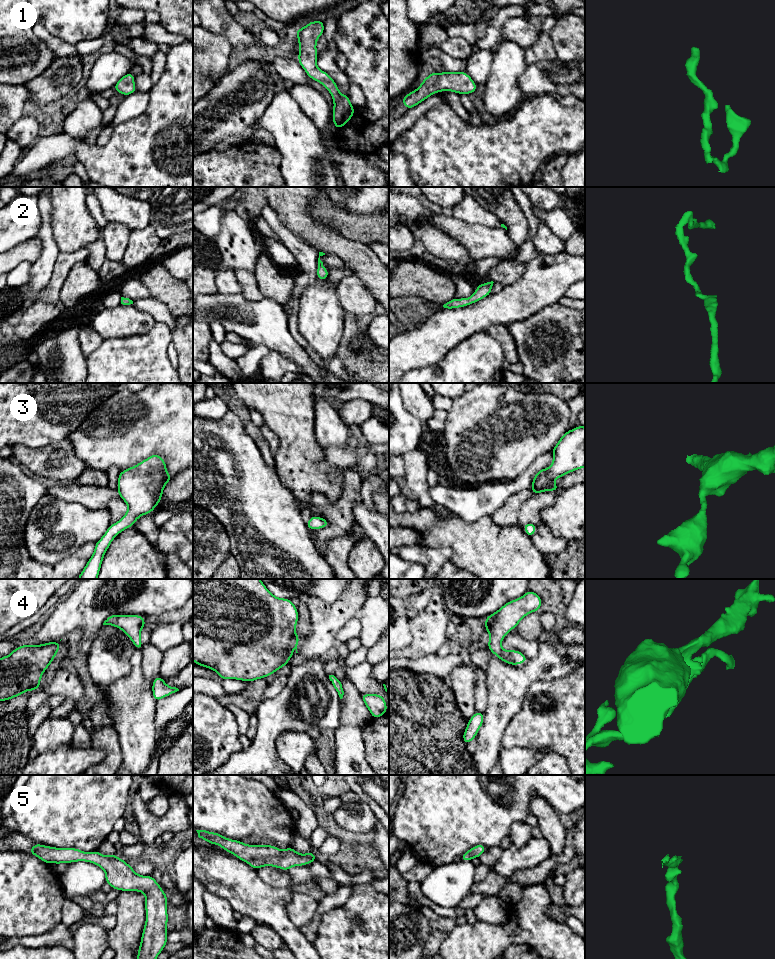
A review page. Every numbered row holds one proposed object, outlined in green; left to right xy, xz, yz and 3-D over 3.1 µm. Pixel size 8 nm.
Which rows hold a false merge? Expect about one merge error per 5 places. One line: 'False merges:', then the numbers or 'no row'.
False merges: no row

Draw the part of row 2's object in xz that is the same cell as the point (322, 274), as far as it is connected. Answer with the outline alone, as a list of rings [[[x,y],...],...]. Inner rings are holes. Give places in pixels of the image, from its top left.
[[[319,252],[318,267],[317,267],[317,279],[318,280],[327,279],[329,276],[329,271],[324,267],[323,262],[320,260],[320,257],[323,255],[325,255],[325,253]]]

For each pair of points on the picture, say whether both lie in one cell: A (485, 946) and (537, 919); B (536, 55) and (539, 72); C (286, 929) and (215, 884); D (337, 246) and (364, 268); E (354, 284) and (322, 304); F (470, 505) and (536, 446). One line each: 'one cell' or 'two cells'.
A: one cell
B: two cells
C: one cell
D: one cell
E: two cells
F: two cells

